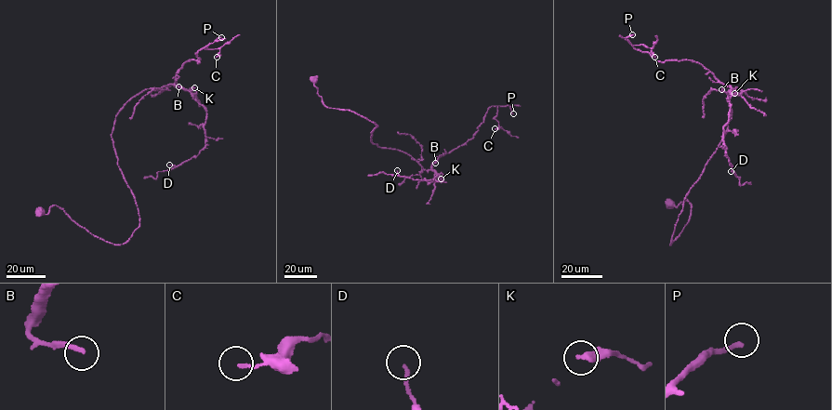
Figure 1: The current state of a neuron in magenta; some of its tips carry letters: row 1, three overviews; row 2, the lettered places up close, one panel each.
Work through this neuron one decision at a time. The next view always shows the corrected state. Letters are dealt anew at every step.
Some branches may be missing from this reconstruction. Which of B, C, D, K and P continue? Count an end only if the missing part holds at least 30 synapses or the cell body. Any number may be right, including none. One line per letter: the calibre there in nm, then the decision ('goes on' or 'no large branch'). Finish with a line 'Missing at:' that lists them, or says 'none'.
B: 220 nm | no large branch
C: 130 nm | no large branch
D: 140 nm | no large branch
K: 360 nm | no large branch
P: 240 nm | goes on
Missing at: P

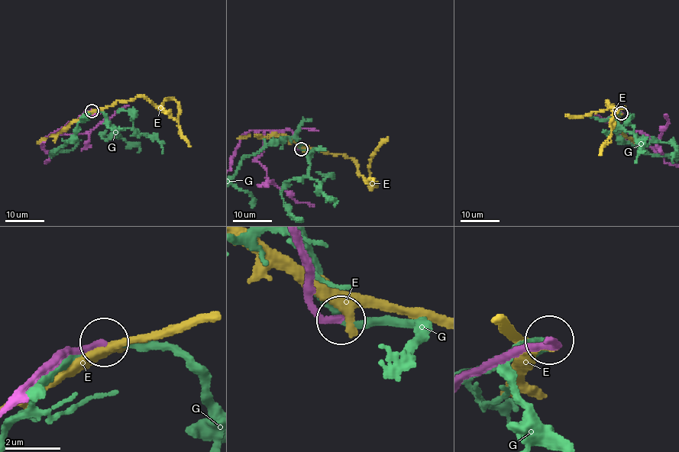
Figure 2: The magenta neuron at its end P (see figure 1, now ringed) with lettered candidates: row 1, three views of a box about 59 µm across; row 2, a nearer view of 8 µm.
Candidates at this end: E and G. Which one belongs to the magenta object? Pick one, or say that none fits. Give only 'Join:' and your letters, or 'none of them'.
Join: none of them

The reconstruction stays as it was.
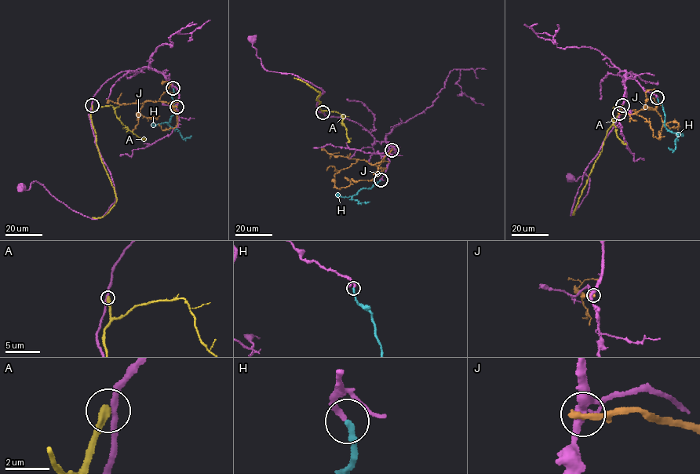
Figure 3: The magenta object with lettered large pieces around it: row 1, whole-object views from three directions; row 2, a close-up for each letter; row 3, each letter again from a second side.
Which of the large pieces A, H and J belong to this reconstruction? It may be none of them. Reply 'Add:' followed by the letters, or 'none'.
Add: H

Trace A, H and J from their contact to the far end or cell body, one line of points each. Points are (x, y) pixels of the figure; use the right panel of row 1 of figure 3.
A: (622, 105), (608, 129), (603, 150), (574, 213)
H: (657, 98), (662, 105), (665, 125), (677, 134), (674, 151), (668, 147)
J: (619, 113), (636, 113), (650, 107), (657, 111), (662, 122), (676, 122), (678, 126), (671, 128), (665, 125)

